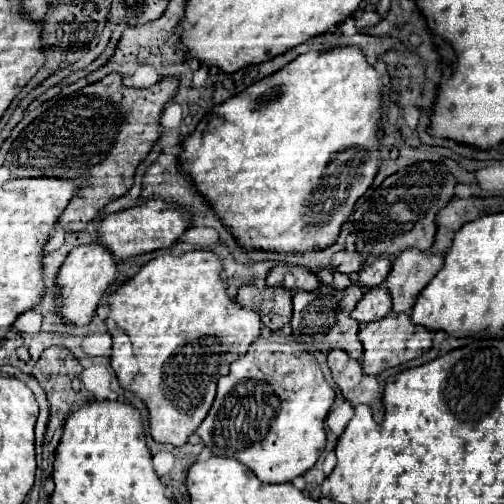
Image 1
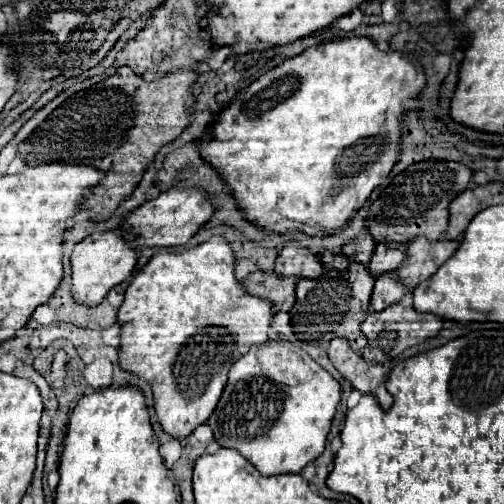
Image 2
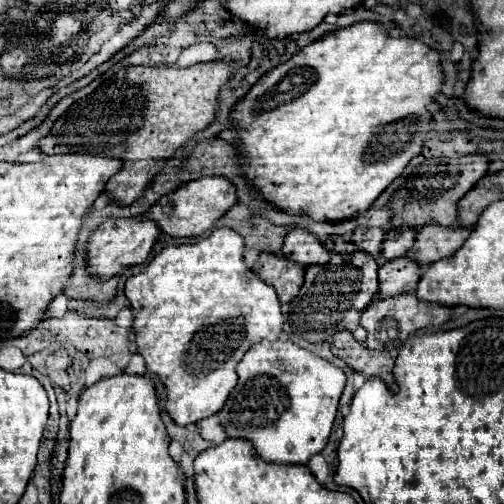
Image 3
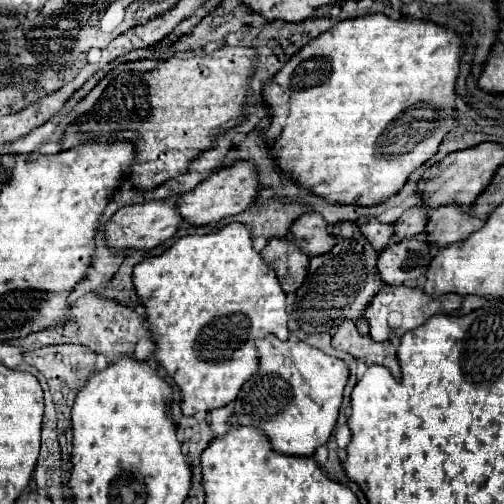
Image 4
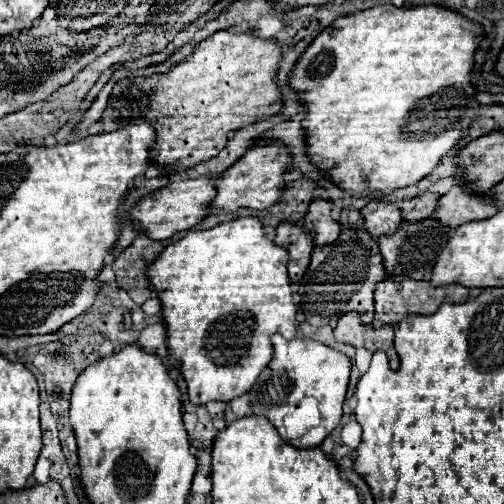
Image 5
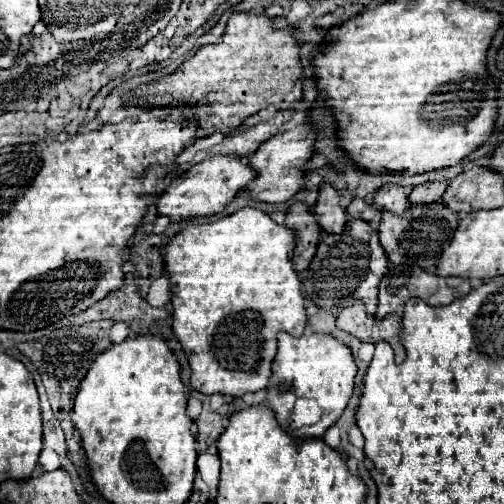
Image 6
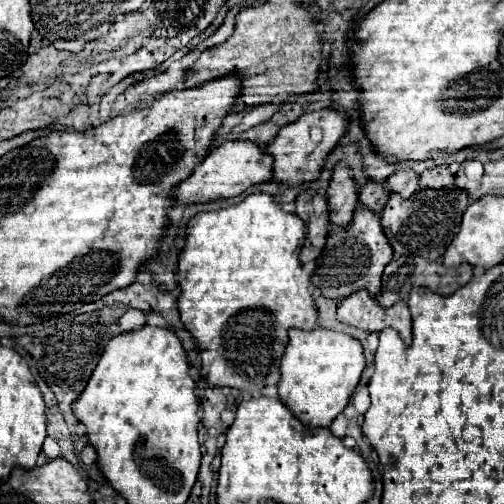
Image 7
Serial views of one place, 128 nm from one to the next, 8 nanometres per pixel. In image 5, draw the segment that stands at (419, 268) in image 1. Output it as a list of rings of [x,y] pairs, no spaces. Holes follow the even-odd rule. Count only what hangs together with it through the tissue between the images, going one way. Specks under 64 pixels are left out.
[[[454,184],[452,190],[438,200],[432,218],[440,220],[440,224],[444,224],[446,228],[458,228],[458,224],[486,220],[496,212],[498,208],[488,200],[488,196],[472,194],[468,188]]]

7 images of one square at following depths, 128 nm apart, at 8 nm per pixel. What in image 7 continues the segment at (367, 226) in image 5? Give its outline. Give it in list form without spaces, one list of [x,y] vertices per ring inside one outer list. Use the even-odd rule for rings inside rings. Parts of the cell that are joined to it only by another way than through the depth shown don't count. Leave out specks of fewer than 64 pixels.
[[[400,170],[386,180],[386,190],[400,194],[404,200],[418,190],[418,176],[410,170]]]

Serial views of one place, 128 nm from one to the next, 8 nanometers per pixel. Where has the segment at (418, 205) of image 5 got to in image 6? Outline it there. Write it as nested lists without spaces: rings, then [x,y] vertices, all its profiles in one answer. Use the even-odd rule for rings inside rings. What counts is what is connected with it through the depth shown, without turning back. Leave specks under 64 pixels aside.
[[[428,182],[428,184],[412,188],[408,202],[410,204],[434,204],[442,198],[444,190],[446,190],[446,182]]]

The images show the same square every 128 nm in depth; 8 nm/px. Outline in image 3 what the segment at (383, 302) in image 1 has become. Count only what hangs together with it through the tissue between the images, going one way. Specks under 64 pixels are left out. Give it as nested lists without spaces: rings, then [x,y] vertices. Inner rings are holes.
[[[396,258],[392,262],[386,262],[378,270],[380,298],[396,296],[400,292],[414,292],[418,286],[420,274],[422,274],[422,268],[408,258]]]

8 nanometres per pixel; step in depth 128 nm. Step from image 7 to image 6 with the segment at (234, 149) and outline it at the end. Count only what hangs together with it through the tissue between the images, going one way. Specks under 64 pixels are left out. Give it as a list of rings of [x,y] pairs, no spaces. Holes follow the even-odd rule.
[[[212,156],[188,172],[180,174],[158,198],[158,216],[170,218],[170,222],[180,222],[188,218],[208,218],[218,214],[250,180],[254,180],[254,170],[248,168],[246,158],[238,156]]]

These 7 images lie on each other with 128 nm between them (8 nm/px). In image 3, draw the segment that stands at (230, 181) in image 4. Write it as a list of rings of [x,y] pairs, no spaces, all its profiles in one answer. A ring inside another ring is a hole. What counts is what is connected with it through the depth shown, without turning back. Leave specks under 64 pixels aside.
[[[222,176],[200,178],[200,180],[192,180],[188,184],[182,184],[172,194],[164,194],[152,208],[148,208],[146,218],[156,222],[158,228],[172,238],[192,238],[192,236],[200,236],[202,232],[212,228],[214,222],[220,216],[224,216],[224,212],[230,210],[234,204],[236,204],[236,190],[230,184],[230,180],[226,180]]]

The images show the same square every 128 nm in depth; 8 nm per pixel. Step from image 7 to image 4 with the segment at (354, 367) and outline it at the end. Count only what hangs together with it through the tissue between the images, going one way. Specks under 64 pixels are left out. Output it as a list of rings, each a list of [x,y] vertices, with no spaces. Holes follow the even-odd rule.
[[[276,336],[260,338],[256,348],[258,370],[236,396],[232,412],[236,422],[260,428],[280,454],[312,456],[318,446],[328,442],[336,426],[342,390],[348,382],[346,364],[306,342],[282,342]]]

